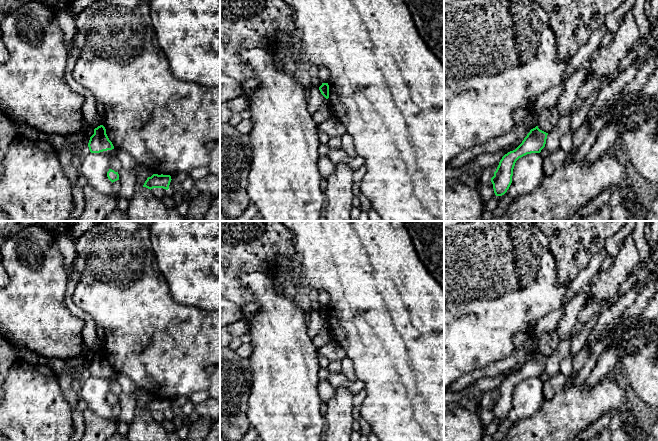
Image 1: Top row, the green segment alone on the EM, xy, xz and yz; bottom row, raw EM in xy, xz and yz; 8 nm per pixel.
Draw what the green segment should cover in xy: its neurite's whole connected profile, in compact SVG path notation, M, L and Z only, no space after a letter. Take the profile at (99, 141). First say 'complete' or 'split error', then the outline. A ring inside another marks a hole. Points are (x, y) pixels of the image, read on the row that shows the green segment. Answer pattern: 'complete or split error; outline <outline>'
complete; outline M103 125L94 129L94 134L90 137L88 147L91 153L100 153L114 149L114 146L109 140L106 134L106 129Z

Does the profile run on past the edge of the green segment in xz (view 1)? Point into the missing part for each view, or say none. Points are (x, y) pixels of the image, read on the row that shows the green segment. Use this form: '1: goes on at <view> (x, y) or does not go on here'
1: does not go on here

